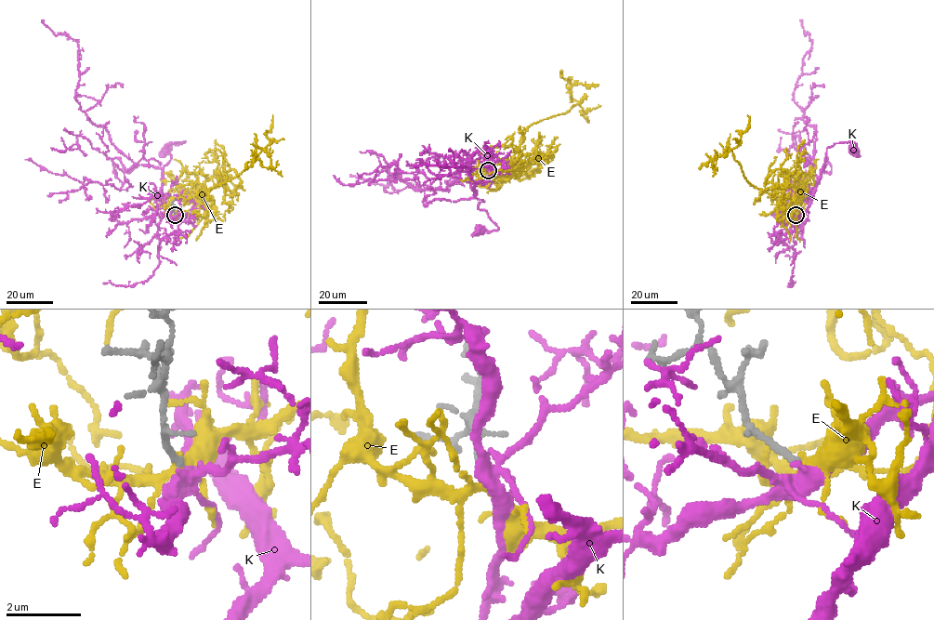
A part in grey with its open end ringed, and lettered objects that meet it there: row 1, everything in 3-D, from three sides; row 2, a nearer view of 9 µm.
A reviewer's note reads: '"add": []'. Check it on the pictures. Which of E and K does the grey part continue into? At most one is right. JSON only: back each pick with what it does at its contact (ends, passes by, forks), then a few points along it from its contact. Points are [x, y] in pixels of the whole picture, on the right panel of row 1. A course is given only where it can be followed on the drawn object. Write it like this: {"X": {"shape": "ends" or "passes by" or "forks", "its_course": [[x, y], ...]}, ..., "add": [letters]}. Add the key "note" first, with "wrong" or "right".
{"note": "wrong", "K": {"shape": "forks", "its_course": [[795, 215], [810, 203], [826, 149], [835, 142], [848, 141], [854, 143], [853, 148]]}, "add": ["K"]}

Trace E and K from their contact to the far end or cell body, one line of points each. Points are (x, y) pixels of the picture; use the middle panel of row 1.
E: (487, 170), (511, 171), (513, 155), (527, 128), (565, 113), (578, 103), (571, 94), (574, 83), (589, 85)
K: (487, 170), (487, 178), (474, 186), (474, 195), (483, 201), (477, 207), (486, 212), (497, 229), (479, 229)

